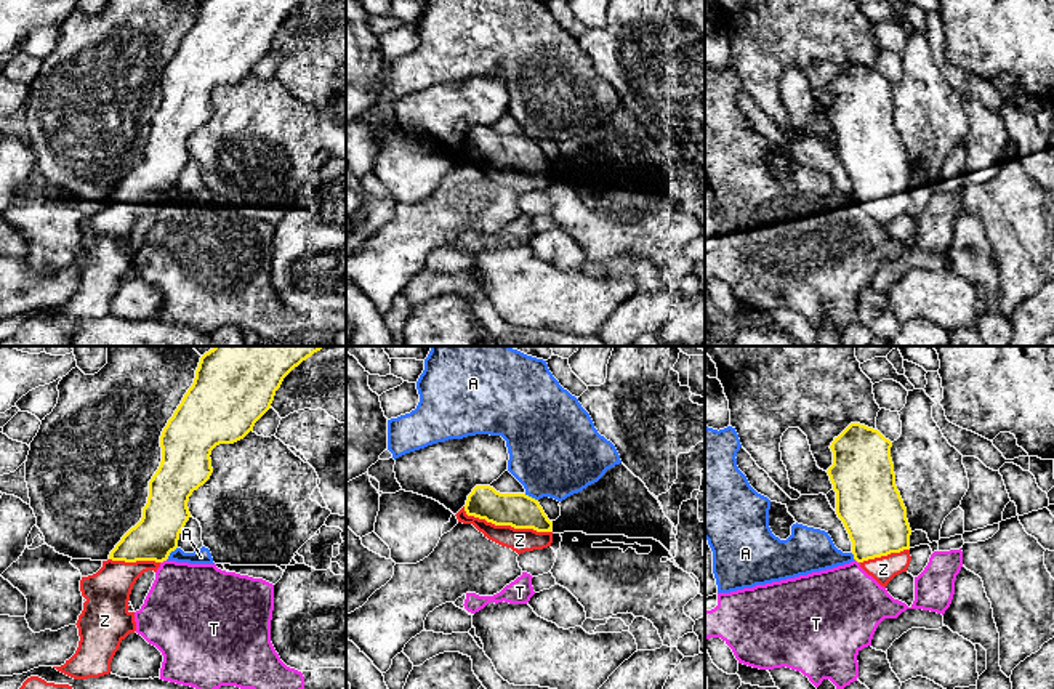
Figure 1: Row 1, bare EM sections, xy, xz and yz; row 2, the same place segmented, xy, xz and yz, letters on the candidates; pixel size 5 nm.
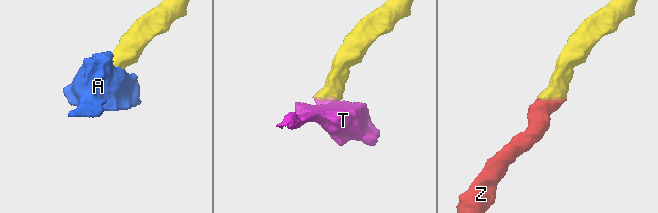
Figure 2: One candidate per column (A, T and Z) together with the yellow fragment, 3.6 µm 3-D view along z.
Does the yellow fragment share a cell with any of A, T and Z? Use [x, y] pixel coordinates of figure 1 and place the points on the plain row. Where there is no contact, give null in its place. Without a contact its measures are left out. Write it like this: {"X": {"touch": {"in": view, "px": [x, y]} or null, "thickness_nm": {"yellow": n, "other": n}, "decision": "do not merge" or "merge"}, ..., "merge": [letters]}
{"A": {"touch": {"in": "xy", "px": [170, 193]}, "thickness_nm": {"yellow": 220, "other": 80}, "decision": "do not merge"}, "T": {"touch": {"in": "xy", "px": [162, 202]}, "thickness_nm": {"yellow": 220, "other": 400}, "decision": "do not merge"}, "Z": {"touch": {"in": "xz", "px": [506, 165]}, "thickness_nm": {"yellow": 180, "other": 120}, "decision": "merge"}, "merge": ["Z"]}

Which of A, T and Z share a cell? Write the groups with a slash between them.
A T / Z

